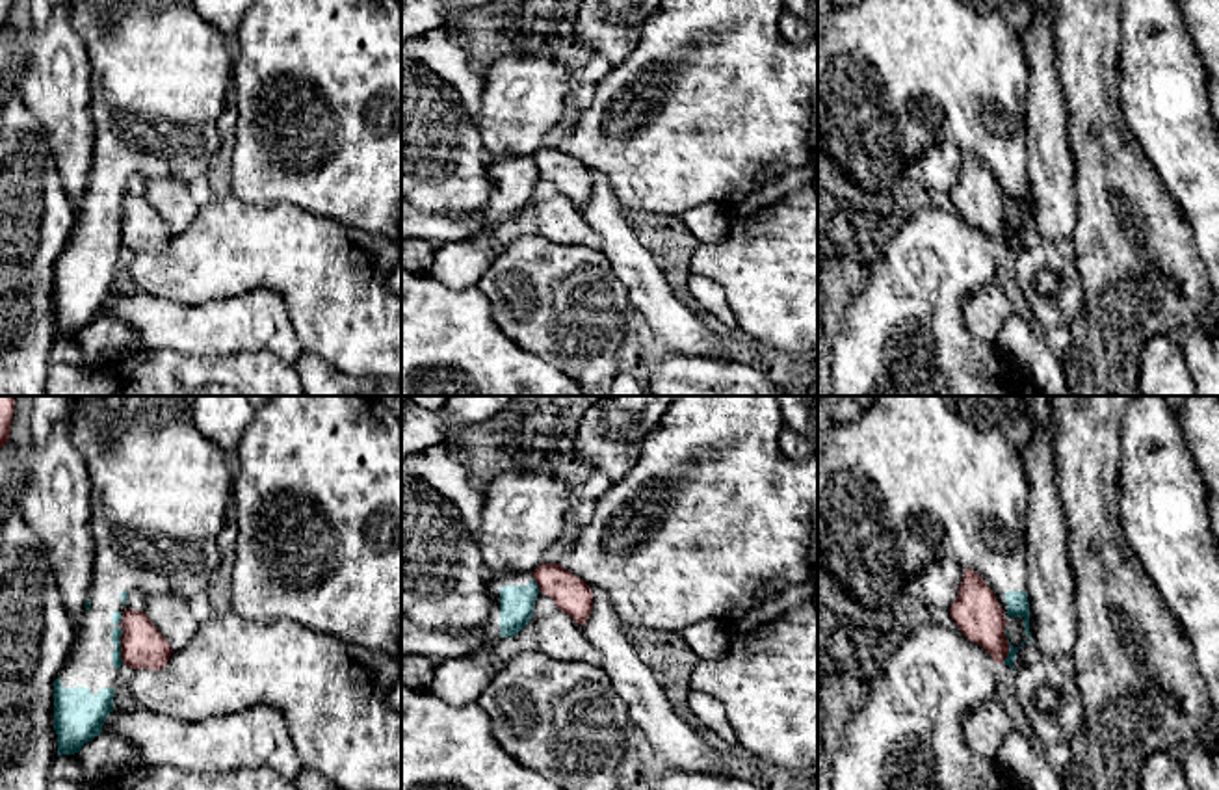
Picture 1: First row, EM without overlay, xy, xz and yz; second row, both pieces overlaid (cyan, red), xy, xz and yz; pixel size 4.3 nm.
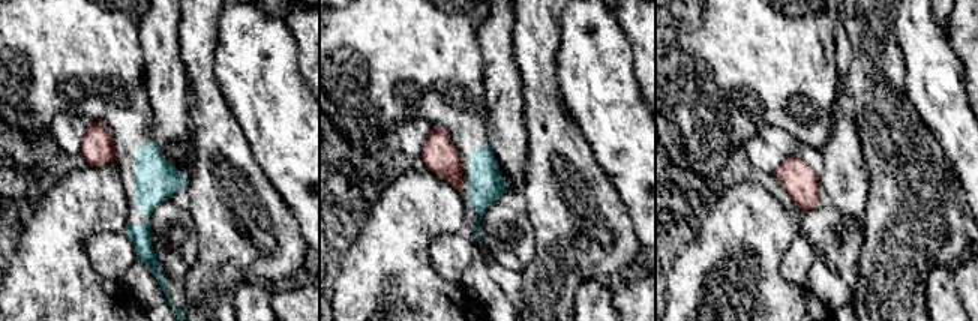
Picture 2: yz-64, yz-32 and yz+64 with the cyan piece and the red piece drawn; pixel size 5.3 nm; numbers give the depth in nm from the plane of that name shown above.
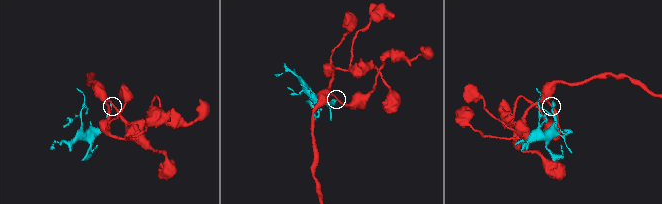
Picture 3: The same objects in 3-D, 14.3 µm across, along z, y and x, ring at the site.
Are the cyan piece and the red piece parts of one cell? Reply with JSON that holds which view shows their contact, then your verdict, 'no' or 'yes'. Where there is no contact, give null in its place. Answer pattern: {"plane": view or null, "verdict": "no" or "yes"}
{"plane": "xy", "verdict": "no"}

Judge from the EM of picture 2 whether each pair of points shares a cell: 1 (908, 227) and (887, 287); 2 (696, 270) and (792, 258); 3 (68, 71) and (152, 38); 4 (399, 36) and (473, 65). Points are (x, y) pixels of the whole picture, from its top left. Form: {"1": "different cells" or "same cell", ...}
{"1": "same cell", "2": "different cells", "3": "different cells", "4": "same cell"}

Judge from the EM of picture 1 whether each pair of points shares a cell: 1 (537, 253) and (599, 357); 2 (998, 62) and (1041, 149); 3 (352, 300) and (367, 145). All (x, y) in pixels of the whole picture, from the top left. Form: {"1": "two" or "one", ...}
{"1": "one", "2": "two", "3": "two"}

